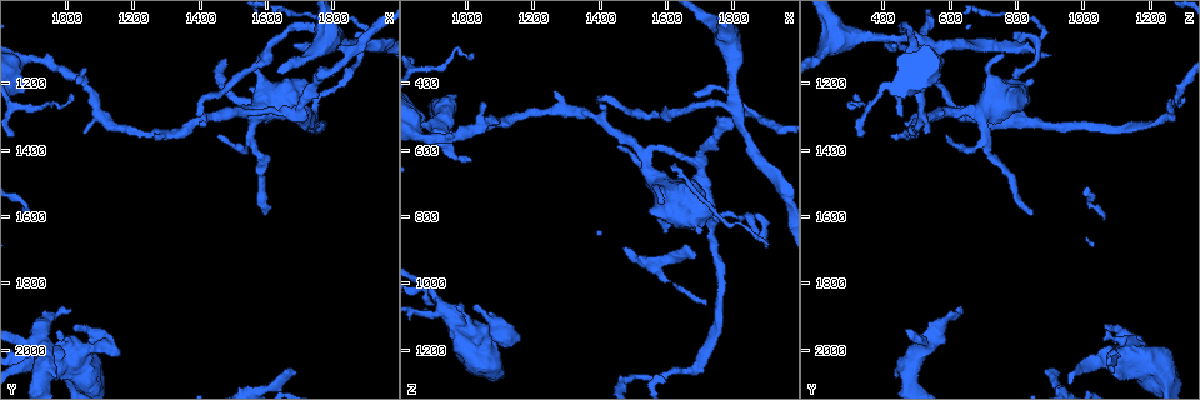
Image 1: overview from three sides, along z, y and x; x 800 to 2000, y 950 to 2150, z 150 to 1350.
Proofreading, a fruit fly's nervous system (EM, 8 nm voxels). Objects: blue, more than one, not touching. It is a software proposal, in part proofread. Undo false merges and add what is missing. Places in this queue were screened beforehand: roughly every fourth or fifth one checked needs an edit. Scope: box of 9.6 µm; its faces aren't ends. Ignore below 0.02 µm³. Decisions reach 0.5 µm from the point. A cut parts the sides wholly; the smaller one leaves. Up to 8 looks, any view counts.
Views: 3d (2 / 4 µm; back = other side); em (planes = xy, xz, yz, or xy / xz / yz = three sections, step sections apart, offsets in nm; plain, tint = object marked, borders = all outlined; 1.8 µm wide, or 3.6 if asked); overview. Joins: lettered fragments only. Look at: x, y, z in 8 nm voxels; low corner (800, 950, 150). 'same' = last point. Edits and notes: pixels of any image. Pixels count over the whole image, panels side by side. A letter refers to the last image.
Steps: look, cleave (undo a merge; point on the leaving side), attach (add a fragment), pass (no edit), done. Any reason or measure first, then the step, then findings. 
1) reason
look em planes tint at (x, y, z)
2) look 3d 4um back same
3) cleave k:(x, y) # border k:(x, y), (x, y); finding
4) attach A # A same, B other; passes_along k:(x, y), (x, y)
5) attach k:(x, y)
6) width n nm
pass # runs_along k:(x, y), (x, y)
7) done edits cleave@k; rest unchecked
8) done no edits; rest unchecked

an open end
look 3d 2um back at (1610, 1600, 850)

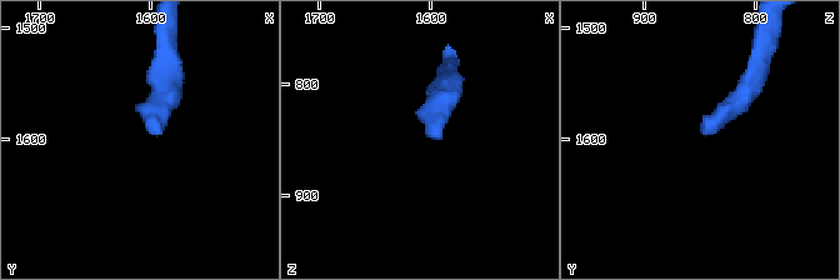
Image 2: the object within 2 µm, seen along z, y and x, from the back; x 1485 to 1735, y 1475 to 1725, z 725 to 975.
look em planes plain at (1600, 1594, 840)

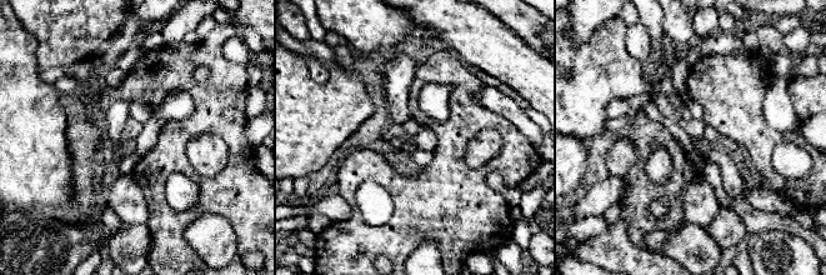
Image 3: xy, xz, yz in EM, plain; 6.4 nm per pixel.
look em planes borders same

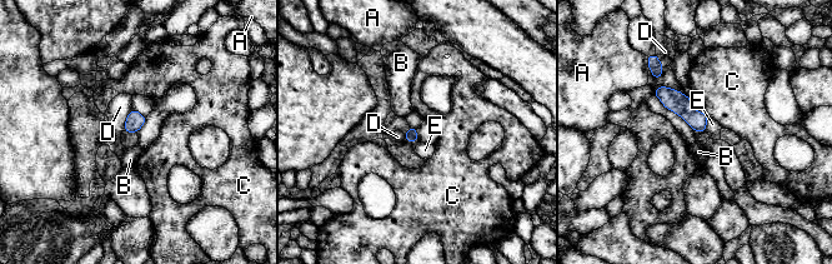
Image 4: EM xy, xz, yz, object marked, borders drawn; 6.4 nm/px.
pass # A other, B other, C other, D other, E other; runs_along 4:(657, 91), (675, 100), (702, 129); no lettered fragment goes on from it

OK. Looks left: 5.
free end
look 3d 2um at (1680, 2060, 920)

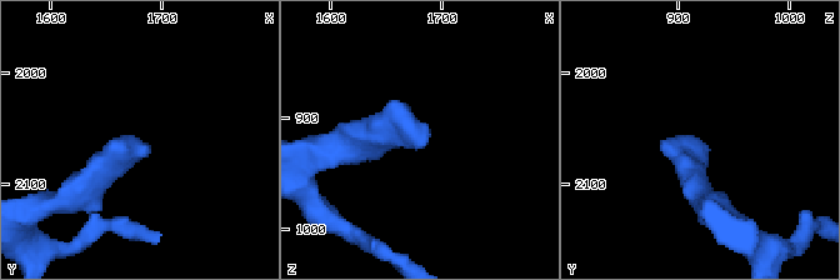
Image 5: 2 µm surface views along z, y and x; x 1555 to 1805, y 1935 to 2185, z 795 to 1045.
look em yz step 8 borders at (1678, 2062, 926)

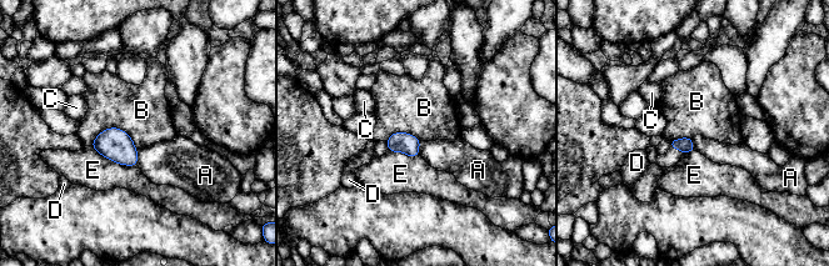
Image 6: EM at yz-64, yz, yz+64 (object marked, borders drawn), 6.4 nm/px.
longest_contact E 320 nm
pass # A other, B other, C other, D other, E other; no lettered fragment goes on from it

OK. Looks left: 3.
branch stops here
look em planes borders at (1010, 1880, 630)

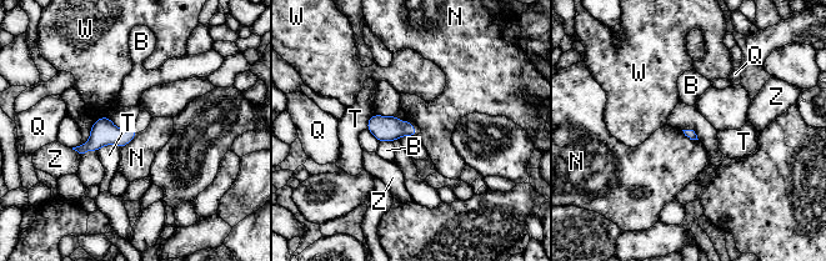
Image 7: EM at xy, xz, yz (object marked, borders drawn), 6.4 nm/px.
longest_contact T 170 nm
pass # B other, N other, Q other, T other, W other, Z other; no lettered fragment goes on from it

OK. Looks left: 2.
done no edits; rest unchecked

